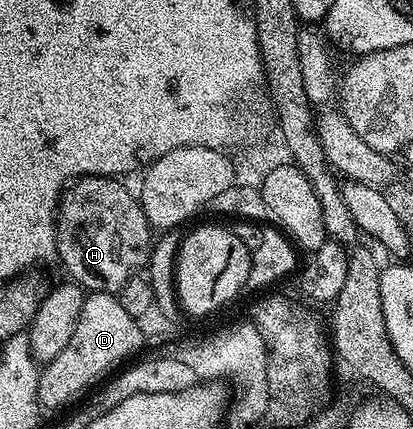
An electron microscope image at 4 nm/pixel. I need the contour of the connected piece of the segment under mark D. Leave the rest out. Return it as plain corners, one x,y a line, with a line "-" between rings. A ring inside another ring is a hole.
107,291
91,292
82,305
82,317
78,317
74,337
70,337
66,349
62,349
62,353
58,353
54,361
43,364
38,381
38,401
41,408
45,412
60,411
63,407
71,408
79,404
89,392
99,388
121,364
131,360
133,358
131,355
140,346
145,346
145,343
146,340
139,332
136,319
130,317
126,309
122,309
120,300
115,294

